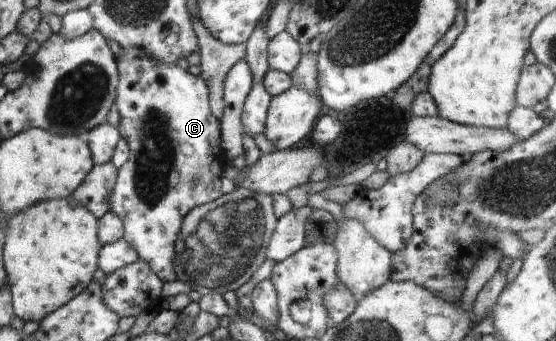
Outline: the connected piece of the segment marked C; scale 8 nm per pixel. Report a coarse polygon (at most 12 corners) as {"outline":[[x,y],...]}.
{"outline":[[121,47],[129,157],[109,210],[162,284],[184,217],[220,195],[200,75]]}

